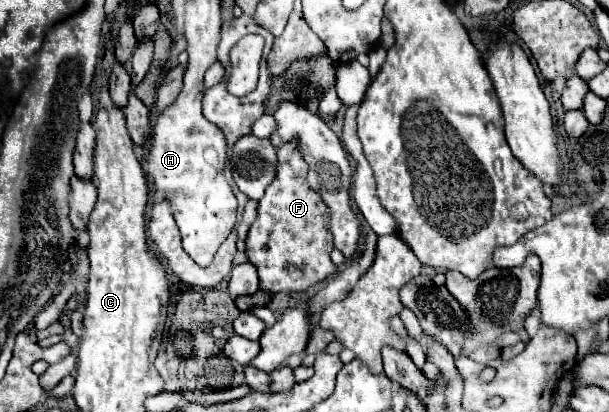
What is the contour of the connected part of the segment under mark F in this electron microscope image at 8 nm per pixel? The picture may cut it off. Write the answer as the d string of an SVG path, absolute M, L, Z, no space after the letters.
M296 142L278 148L276 178L258 202L258 216L246 236L246 256L256 264L260 290L264 292L304 292L316 282L336 272L330 260L332 234L328 234L328 208L306 184L308 164L302 160Z

